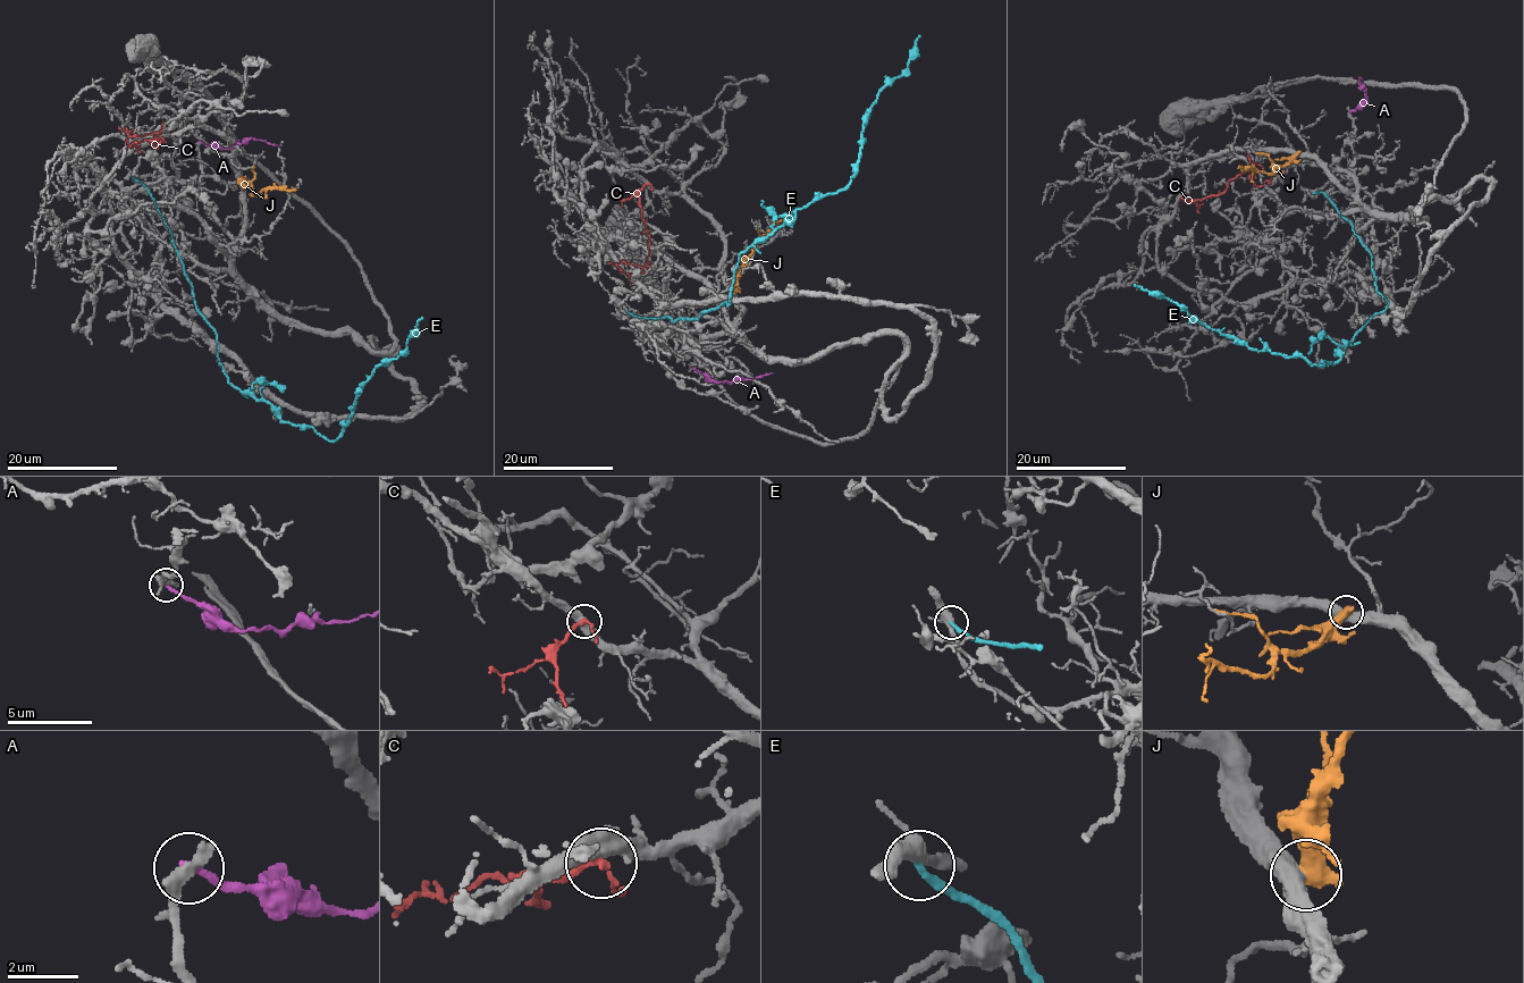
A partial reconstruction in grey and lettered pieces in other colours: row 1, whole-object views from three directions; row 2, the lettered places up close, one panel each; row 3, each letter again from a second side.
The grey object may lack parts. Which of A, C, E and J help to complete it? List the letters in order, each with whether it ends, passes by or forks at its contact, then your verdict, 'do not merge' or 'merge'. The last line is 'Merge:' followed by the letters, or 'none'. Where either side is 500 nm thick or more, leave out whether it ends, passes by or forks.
A: it ends there; do not merge
C: it passes by; do not merge
E: it ends there; do not merge
J: do not merge
Merge: none

